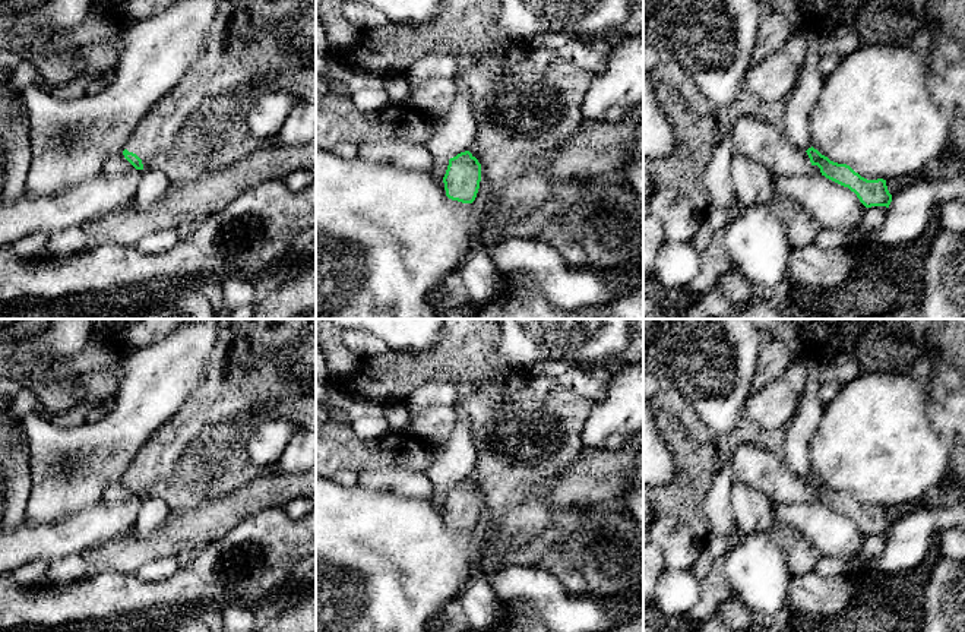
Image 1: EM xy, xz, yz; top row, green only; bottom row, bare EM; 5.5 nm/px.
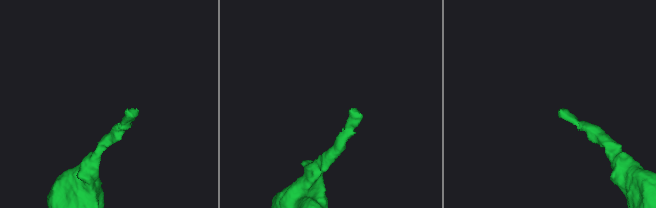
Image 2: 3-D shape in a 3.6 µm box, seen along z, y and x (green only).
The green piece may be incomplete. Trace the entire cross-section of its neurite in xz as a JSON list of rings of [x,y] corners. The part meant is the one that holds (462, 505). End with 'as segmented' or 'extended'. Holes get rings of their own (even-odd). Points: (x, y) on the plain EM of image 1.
[[[456,405],[456,420],[450,434],[428,443],[433,461],[425,477],[433,486],[449,489],[443,505],[446,524],[462,531],[472,531],[481,509],[481,492],[468,478],[477,464],[477,449],[466,427],[469,414]]]; extended

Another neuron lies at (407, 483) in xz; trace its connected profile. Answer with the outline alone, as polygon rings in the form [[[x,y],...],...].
[[[402,468],[363,471],[358,474],[357,486],[367,490],[395,492],[401,496],[421,499],[430,497],[433,493],[433,484],[425,474]]]

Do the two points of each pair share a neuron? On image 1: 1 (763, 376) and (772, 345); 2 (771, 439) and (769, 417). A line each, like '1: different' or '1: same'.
1: same
2: different

